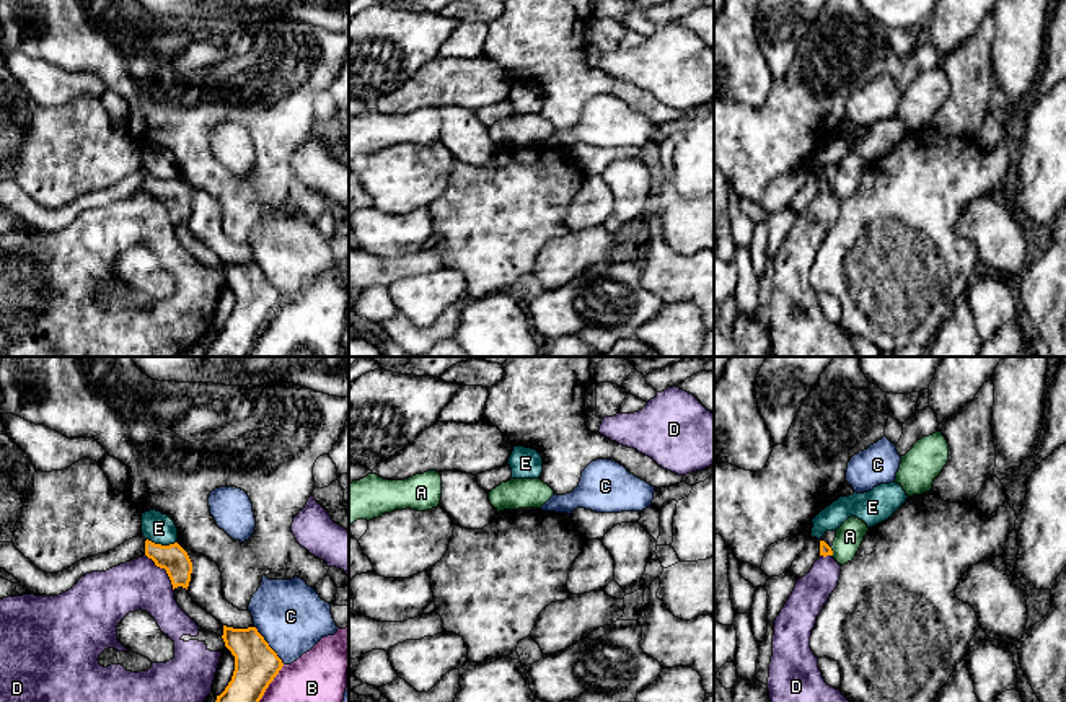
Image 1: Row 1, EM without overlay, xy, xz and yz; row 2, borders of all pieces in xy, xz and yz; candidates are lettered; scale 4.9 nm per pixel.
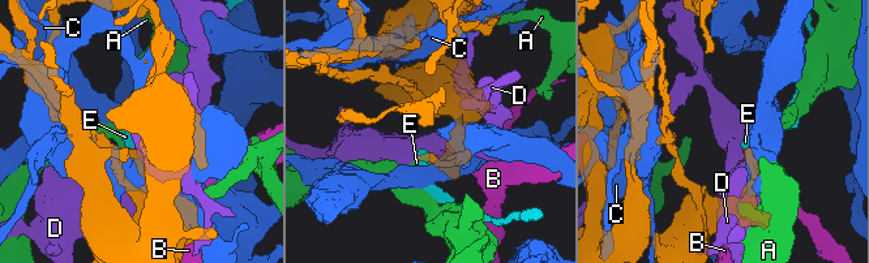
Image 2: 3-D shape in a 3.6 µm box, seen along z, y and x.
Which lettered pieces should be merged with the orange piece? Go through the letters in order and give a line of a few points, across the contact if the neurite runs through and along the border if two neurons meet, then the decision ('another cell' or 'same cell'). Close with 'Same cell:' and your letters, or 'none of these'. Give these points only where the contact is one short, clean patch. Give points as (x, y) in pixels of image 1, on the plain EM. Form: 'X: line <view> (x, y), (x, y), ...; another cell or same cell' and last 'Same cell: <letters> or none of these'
A: another cell
B: another cell
C: another cell
D: another cell
E: line xy (147, 173), (162, 179), (176, 178); another cell
Same cell: none of these

